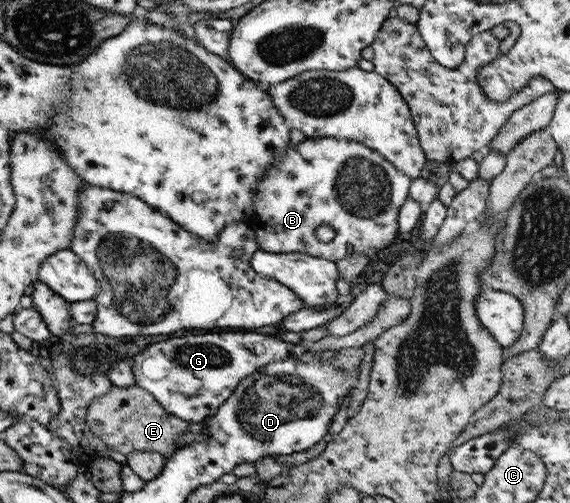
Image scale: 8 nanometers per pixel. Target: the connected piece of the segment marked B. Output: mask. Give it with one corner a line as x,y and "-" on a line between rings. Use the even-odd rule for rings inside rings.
334,137
305,138
299,144
290,144
288,149
266,170
258,182
252,198
252,218
259,250
270,253
302,253
337,262
355,252
375,258
375,254
389,246
397,234
397,215
401,204
408,197
411,179
389,164
377,151
360,142
-
319,225
329,225
335,233
328,243
319,242
314,230

